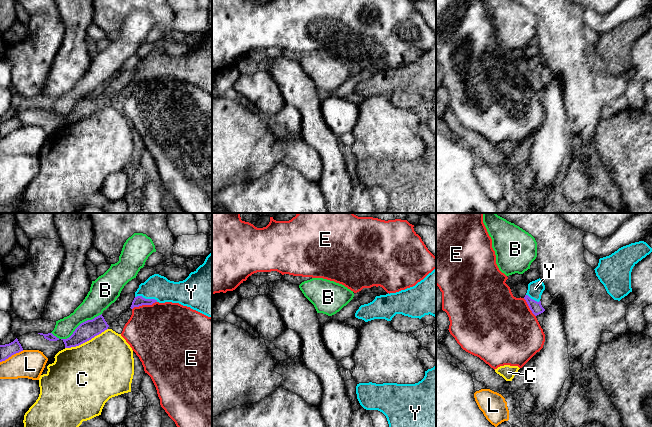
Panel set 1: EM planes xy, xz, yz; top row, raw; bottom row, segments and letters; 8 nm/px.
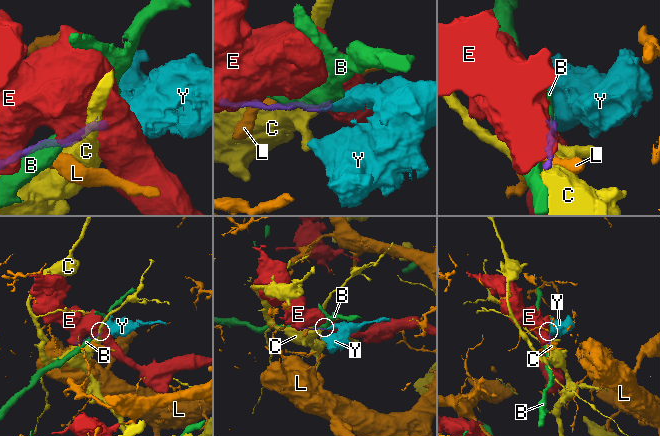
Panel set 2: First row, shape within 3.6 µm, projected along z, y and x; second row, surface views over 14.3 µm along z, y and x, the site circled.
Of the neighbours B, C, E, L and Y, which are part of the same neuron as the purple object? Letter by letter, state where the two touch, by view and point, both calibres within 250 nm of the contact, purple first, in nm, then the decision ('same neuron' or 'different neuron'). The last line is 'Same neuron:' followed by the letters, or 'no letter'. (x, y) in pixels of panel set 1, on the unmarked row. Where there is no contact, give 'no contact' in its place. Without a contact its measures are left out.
B: xy (80, 100) | 150/200 nm | different neuron
C: xy (86, 117) | 150/500 nm | different neuron
E: xy (144, 80) | 80/460 nm | different neuron
L: xy (11, 131) | 110/220 nm | different neuron
Y: xy (146, 75) | 80/200 nm | same neuron
Same neuron: Y

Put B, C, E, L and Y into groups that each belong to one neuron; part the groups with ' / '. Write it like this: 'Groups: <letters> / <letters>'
Groups: B / C / E / L / Y

